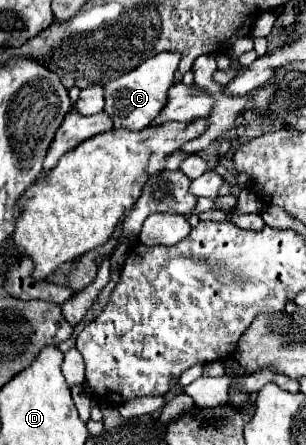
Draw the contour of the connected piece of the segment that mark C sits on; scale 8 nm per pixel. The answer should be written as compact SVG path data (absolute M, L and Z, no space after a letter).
M162 52L162 54L148 58L132 72L104 86L106 88L104 112L112 116L116 130L118 128L144 130L152 124L158 112L162 112L162 108L168 104L168 90L174 86L174 74L178 70L178 62L180 62L180 52Z

